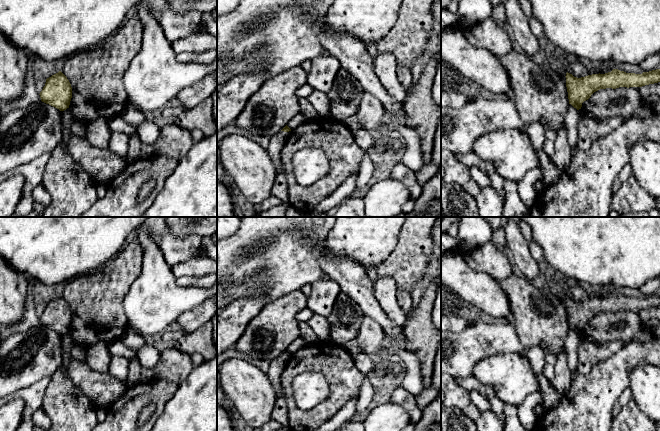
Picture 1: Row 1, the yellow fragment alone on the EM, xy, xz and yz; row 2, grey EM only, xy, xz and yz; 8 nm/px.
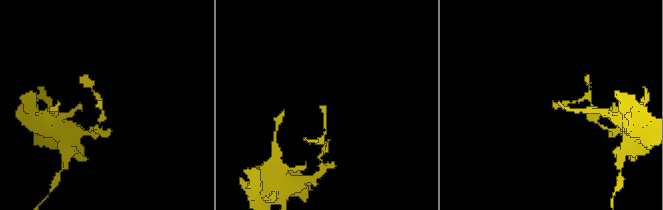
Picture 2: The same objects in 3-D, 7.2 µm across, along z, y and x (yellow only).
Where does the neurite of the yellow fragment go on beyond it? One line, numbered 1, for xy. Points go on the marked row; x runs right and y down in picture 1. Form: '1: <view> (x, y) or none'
1: none

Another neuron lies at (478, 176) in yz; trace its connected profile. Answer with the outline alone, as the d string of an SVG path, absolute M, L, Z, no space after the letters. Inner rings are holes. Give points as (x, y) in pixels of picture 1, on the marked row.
M469 167L469 173L472 179L481 187L491 186L488 176L476 167Z

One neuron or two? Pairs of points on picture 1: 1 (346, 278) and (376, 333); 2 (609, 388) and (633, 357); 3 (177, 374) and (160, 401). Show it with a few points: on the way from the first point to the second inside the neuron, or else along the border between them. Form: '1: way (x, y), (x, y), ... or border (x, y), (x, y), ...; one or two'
1: border (365, 315), (372, 318), (384, 332); two
2: way (610, 380), (625, 365); one
3: border (172, 382), (177, 385); two

